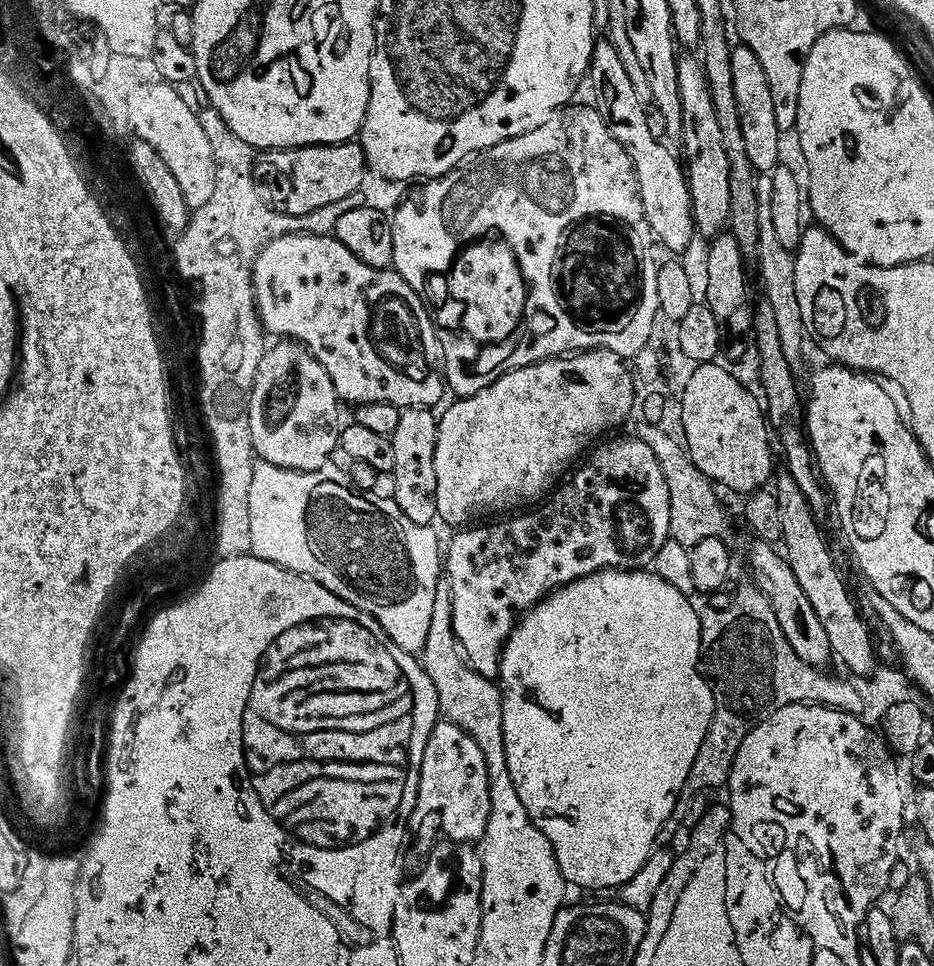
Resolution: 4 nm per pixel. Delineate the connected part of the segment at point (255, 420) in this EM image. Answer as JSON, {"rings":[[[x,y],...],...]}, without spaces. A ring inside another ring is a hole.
{"rings":[[[280,342],[276,356],[269,355],[260,365],[256,380],[250,386],[252,401],[246,404],[252,448],[263,463],[273,464],[295,472],[317,472],[325,467],[332,455],[341,447],[340,395],[330,382],[330,374],[311,352],[292,342]],[[292,356],[300,367],[300,380],[304,383],[304,392],[300,384],[292,380],[292,372],[287,368]]]}

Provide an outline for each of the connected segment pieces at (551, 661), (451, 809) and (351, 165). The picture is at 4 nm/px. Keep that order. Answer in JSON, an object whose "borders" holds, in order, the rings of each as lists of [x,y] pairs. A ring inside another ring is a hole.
{"borders":[[[[609,570],[596,572],[593,576],[587,576],[581,580],[575,580],[572,584],[567,584],[565,588],[560,588],[546,599],[540,601],[527,616],[517,623],[515,630],[512,631],[512,636],[508,639],[508,643],[504,645],[504,657],[500,663],[498,687],[503,695],[501,710],[506,766],[510,770],[510,778],[514,782],[514,790],[518,790],[518,798],[522,802],[522,806],[526,806],[526,814],[532,819],[532,825],[552,843],[552,849],[556,855],[560,873],[563,874],[565,881],[571,887],[573,884],[576,888],[613,888],[613,890],[619,890],[642,870],[644,864],[650,859],[656,848],[656,839],[662,830],[662,826],[666,826],[666,822],[674,814],[678,798],[686,786],[686,778],[690,778],[690,770],[694,770],[694,762],[698,758],[698,750],[702,750],[702,746],[707,742],[703,736],[706,727],[708,727],[708,719],[712,712],[712,697],[709,695],[709,686],[701,683],[702,674],[699,668],[702,655],[701,613],[699,611],[696,612],[695,606],[690,601],[692,600],[687,595],[680,593],[670,582],[664,581],[663,578],[652,570]]],[[[449,722],[437,724],[418,760],[418,787],[411,807],[413,825],[429,820],[448,835],[449,841],[458,844],[472,846],[483,841],[492,809],[490,778],[482,747],[470,733]]],[[[356,142],[284,150],[279,156],[281,164],[276,168],[276,184],[284,191],[282,211],[293,218],[309,216],[311,212],[330,206],[330,202],[342,202],[342,198],[356,196],[364,184],[364,149]]]]}

